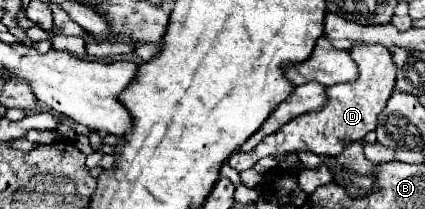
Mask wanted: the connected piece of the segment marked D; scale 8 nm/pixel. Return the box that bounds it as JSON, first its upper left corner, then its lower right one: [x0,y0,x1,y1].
[227,46,395,172]

